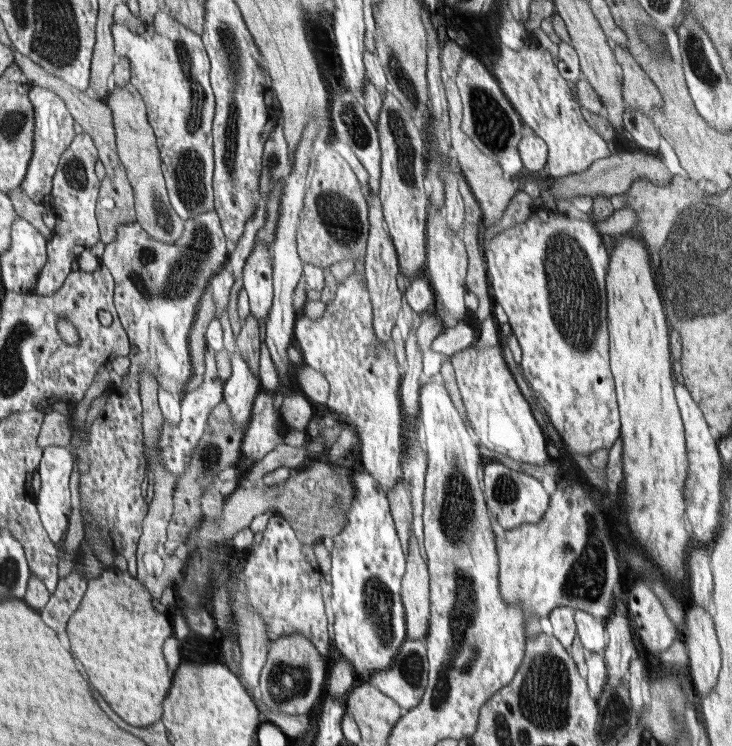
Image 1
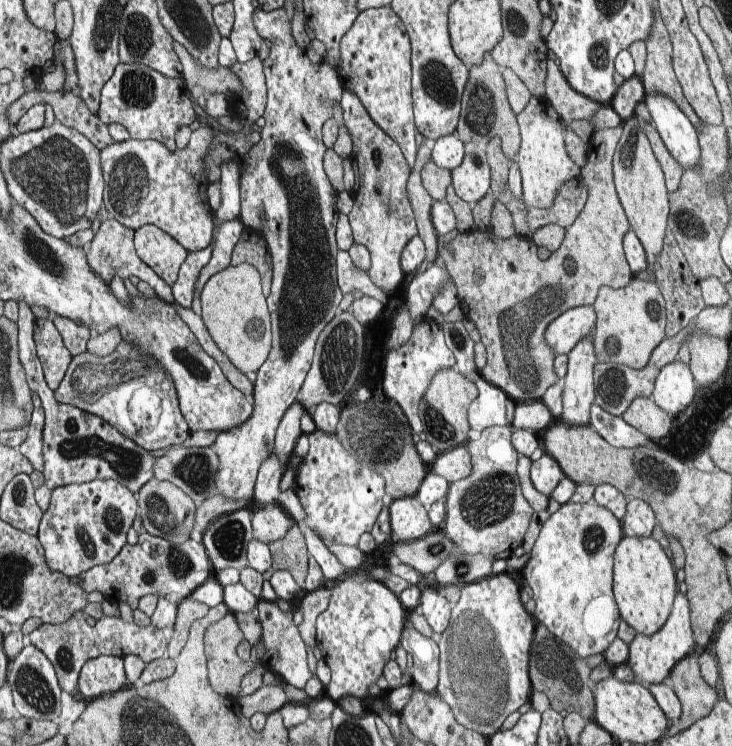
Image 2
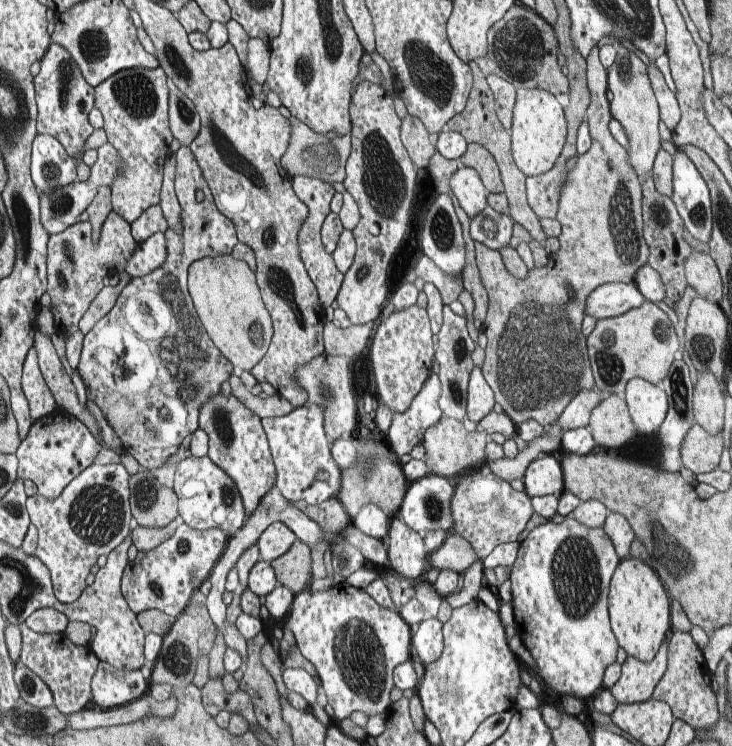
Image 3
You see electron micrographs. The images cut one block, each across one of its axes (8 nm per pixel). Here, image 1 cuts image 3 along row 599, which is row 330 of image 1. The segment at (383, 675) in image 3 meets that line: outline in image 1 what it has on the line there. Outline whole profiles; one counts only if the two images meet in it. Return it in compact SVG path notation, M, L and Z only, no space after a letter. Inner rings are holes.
M356 270L341 282L338 282L335 298L324 308L324 317L318 321L312 321L309 317L298 316L295 320L294 346L303 355L304 363L312 369L320 371L320 374L330 384L329 398L325 405L332 410L341 424L350 424L357 436L356 442L360 445L362 466L374 477L386 493L390 492L398 483L400 474L400 454L402 453L402 409L401 398L398 398L398 386L400 386L400 372L398 364L394 362L388 345L378 345L375 342L372 329L372 302L368 294L368 280L366 274L361 276Z

